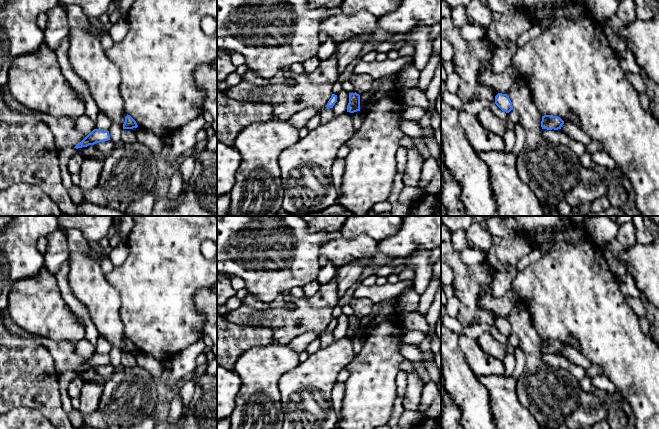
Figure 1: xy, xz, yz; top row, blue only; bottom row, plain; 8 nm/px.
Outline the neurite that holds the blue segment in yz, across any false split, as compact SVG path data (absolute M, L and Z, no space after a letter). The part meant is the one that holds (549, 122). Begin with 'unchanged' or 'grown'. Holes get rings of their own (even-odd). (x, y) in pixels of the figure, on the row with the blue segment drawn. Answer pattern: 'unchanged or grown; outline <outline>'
unchanged; outline M553 115L542 116L542 121L541 121L542 129L558 130L558 129L561 129L563 124L564 124L564 121L558 116L553 116Z

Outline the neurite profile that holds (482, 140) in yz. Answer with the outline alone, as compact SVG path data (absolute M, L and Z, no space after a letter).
M461 109L459 123L476 152L504 152L503 137L486 130L476 115Z

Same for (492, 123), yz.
M483 108L477 115L478 122L488 131L497 134L501 137L504 136L506 126L504 122L497 117L490 108Z

